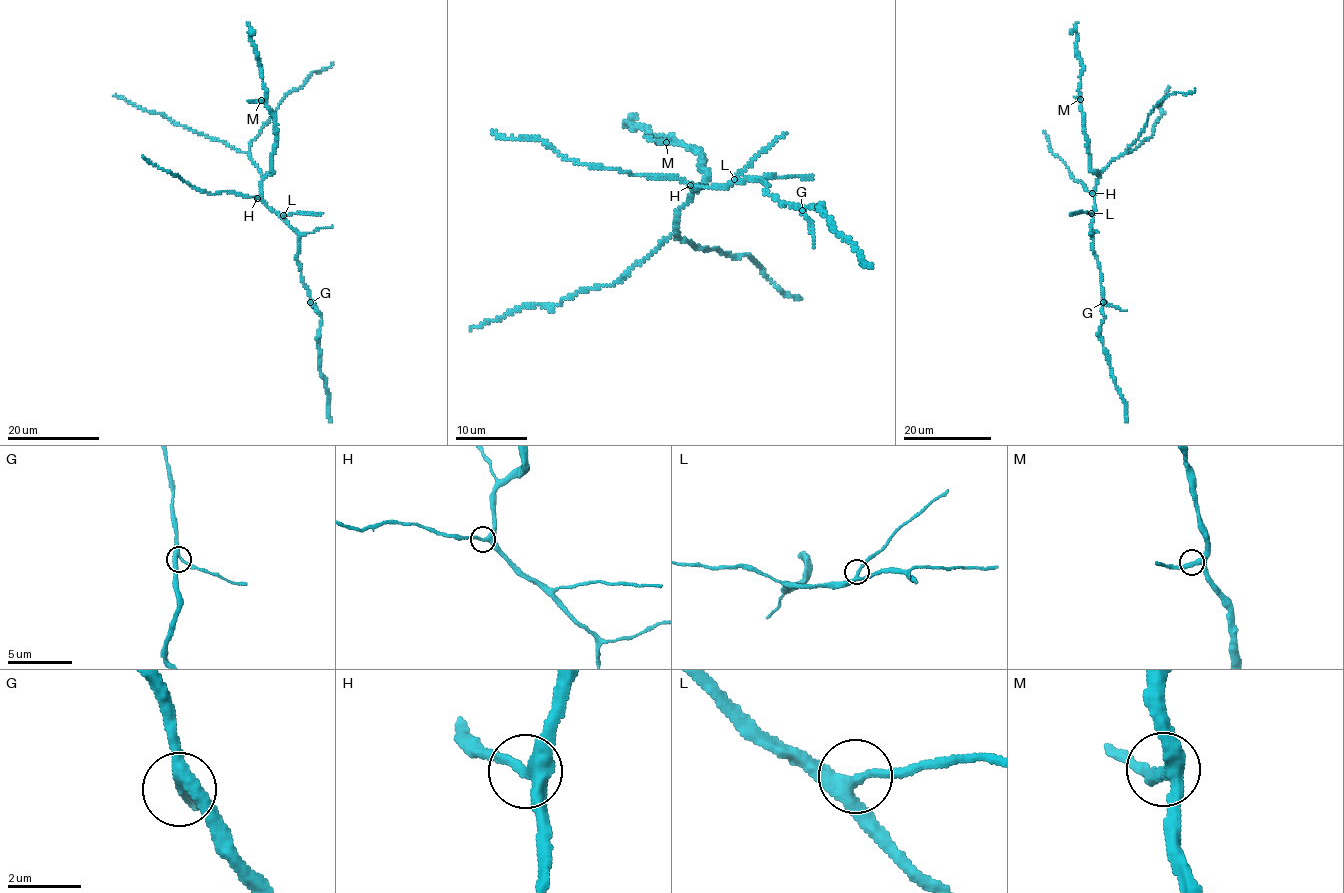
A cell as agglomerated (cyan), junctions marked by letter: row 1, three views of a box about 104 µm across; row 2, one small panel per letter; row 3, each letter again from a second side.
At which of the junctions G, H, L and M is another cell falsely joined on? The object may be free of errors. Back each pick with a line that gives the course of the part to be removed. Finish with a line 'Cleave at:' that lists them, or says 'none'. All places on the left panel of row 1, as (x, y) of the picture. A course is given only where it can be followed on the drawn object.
Cleave at: none

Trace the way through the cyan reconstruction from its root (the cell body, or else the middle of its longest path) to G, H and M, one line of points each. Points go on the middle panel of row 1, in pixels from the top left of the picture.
G: (725, 184), (748, 179), (763, 181), (767, 185), (767, 191), (779, 203), (802, 210)
H: (725, 184), (691, 185)
M: (725, 184), (696, 185), (695, 189), (705, 177), (697, 152), (666, 142)

